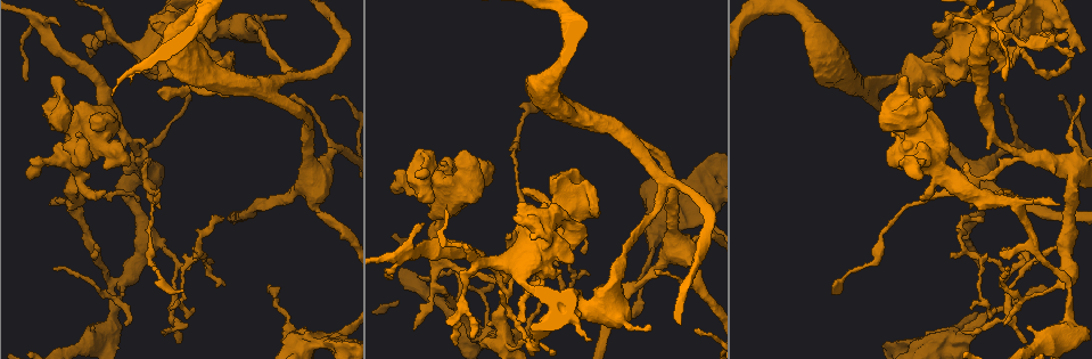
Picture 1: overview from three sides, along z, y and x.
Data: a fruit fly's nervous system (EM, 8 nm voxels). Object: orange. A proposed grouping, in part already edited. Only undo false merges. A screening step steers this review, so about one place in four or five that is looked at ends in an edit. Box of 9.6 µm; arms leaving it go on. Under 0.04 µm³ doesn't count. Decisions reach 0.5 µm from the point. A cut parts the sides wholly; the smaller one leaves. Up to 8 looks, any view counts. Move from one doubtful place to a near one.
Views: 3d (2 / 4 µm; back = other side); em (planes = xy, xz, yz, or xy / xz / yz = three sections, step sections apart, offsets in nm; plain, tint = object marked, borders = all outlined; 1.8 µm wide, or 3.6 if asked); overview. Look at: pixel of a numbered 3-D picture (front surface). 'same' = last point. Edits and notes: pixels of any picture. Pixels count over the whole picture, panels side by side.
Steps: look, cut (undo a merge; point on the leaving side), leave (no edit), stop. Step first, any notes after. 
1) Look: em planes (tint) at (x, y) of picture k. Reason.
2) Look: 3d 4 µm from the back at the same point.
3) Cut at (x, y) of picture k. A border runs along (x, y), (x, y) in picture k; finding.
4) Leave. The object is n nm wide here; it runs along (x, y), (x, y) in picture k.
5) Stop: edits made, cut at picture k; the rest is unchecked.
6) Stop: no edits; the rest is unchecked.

Look: em 3.6 µm planes (plain) at (533, 262) of picture 1. Calibre changes.

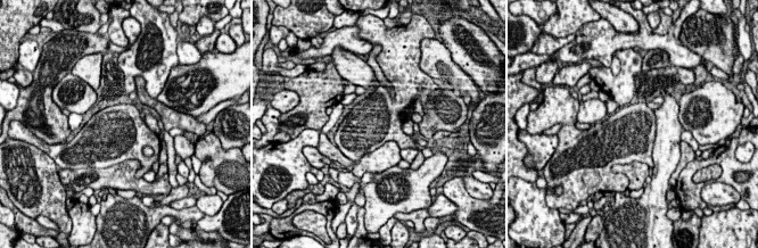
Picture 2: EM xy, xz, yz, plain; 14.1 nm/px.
Look: em 3.6 µm planes (tint) at the same point. Where the object lies.

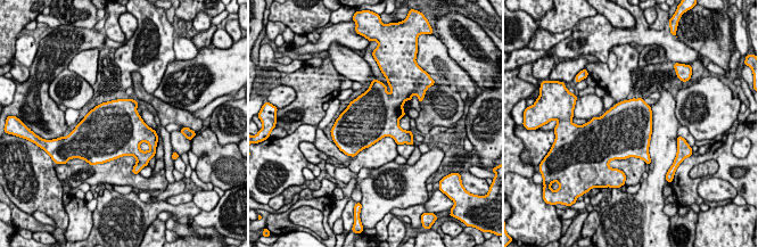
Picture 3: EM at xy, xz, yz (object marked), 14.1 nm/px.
Leave. All the same neuron.

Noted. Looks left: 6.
Look: 3d 4 µm at (107, 122) of picture 1. Sudden change in width.

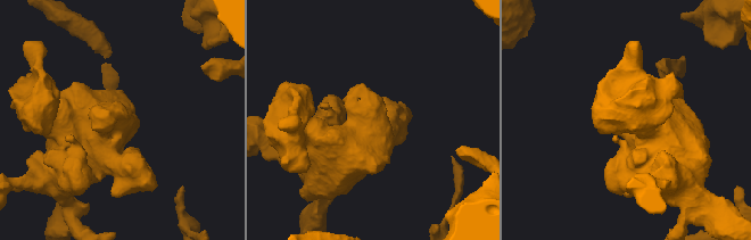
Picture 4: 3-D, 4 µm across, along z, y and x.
Look: em 3.6 µm planes (tint) at (117, 118) of picture 4.

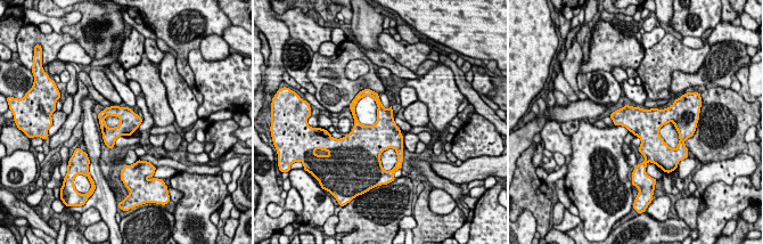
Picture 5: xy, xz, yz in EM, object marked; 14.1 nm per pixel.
Leave. All the same neuron.

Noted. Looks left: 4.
Look: 3d 2 µm at (109, 281) of picture 1.

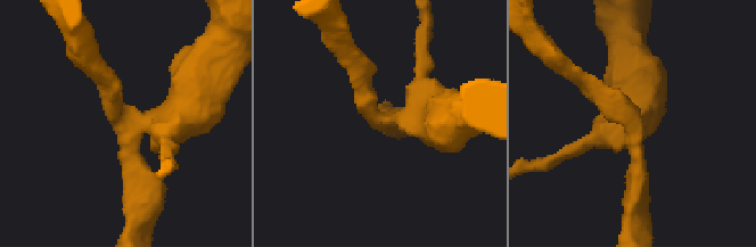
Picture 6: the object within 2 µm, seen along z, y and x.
Look: em planes (plain) at (124, 125) of picture 6. 4 arms meet here; shape alone is not enough.

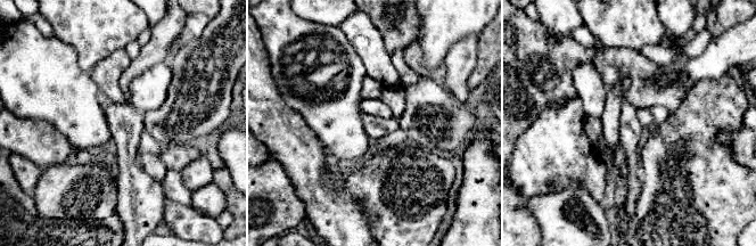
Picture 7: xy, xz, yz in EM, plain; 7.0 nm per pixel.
Look: em planes (borders) at the same point.

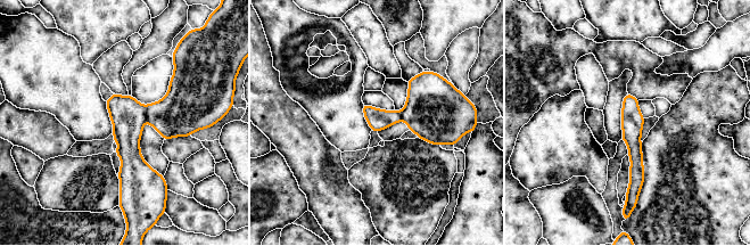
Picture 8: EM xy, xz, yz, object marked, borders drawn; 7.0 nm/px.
Cut at (128, 115) of picture 8. The object is 150 nm wide here; a second neuron is stuck on.

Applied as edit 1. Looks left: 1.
Stop: edits made, cut at picture 8; the rest is unchecked.

